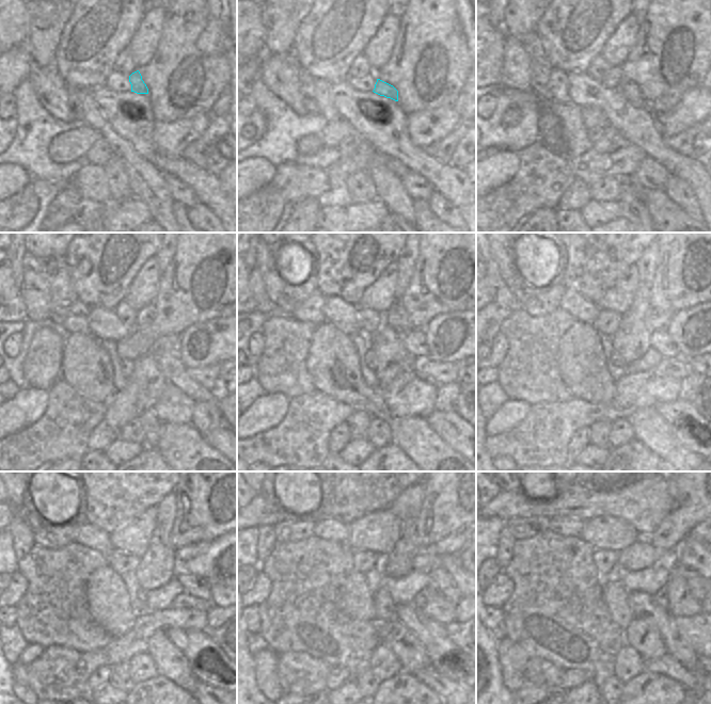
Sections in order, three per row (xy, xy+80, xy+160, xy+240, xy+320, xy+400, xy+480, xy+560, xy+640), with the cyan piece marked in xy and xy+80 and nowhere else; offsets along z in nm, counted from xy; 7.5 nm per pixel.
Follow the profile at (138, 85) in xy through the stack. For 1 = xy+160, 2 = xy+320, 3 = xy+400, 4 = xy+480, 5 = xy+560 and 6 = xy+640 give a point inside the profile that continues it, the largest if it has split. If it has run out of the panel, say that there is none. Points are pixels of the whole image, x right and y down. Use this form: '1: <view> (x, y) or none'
1: xy+160 (631, 91)
2: xy+320 (414, 340)
3: xy+400 (660, 340)
4: xy+480 (196, 587)
5: xy+560 (444, 584)
6: xy+640 (693, 579)

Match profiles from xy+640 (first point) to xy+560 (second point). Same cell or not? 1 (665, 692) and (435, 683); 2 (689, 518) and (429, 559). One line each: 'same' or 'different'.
1: different
2: different

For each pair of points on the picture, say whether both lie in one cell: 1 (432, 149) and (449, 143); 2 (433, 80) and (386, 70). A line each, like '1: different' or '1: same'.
1: same
2: same

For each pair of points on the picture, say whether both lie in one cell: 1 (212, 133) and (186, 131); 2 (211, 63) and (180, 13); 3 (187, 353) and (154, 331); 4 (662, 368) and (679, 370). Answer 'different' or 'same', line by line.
1: different
2: same
3: different
4: same

